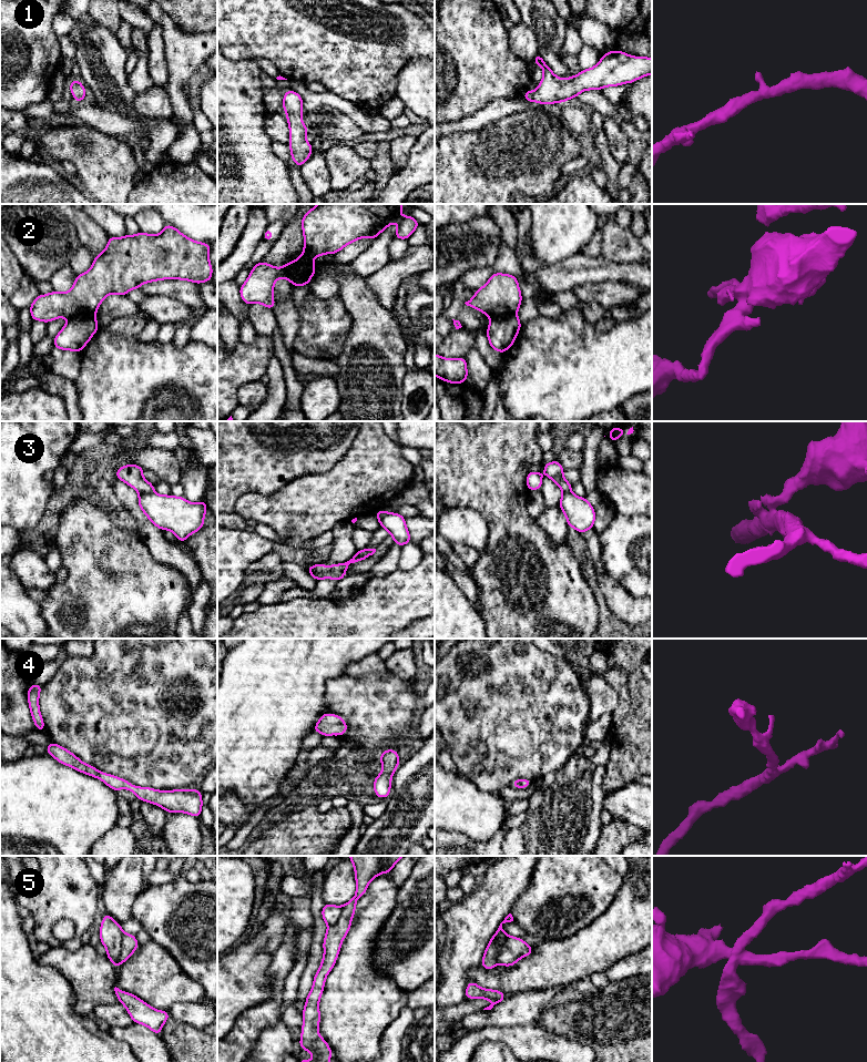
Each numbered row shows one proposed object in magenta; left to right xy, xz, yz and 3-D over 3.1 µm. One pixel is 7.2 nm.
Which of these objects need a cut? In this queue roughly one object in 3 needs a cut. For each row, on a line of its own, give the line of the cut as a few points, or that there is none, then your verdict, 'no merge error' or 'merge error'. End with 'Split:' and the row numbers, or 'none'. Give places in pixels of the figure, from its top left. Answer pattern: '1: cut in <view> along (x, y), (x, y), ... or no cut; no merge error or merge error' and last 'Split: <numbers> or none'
1: no cut; no merge error
2: cut in xy along (94, 316), (68, 318); merge error
3: cut in xy along (152, 491), (140, 493); merge error
4: no cut; no merge error
5: cut in xy along (123, 933), (119, 963); merge error
Split: 2, 3, 5

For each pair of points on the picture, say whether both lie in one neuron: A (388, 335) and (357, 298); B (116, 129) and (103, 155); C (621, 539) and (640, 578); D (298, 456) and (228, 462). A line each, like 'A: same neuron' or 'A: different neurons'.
A: same neuron
B: different neurons
C: same neuron
D: same neuron

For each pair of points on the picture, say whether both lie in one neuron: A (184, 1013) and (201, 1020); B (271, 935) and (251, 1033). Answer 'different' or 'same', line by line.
A: same
B: different

